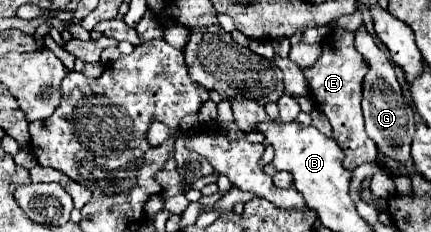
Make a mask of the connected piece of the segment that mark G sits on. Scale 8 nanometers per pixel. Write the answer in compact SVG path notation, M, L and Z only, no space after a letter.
M359 27L355 31L355 49L363 55L363 59L369 65L369 71L363 79L363 115L365 115L365 129L367 135L377 143L379 151L405 163L407 167L413 167L413 159L409 153L409 145L415 133L415 111L409 105L407 97L403 97L401 85L395 77L393 65L387 59L387 55L379 49L379 45L373 41L373 35L365 31L365 27Z

